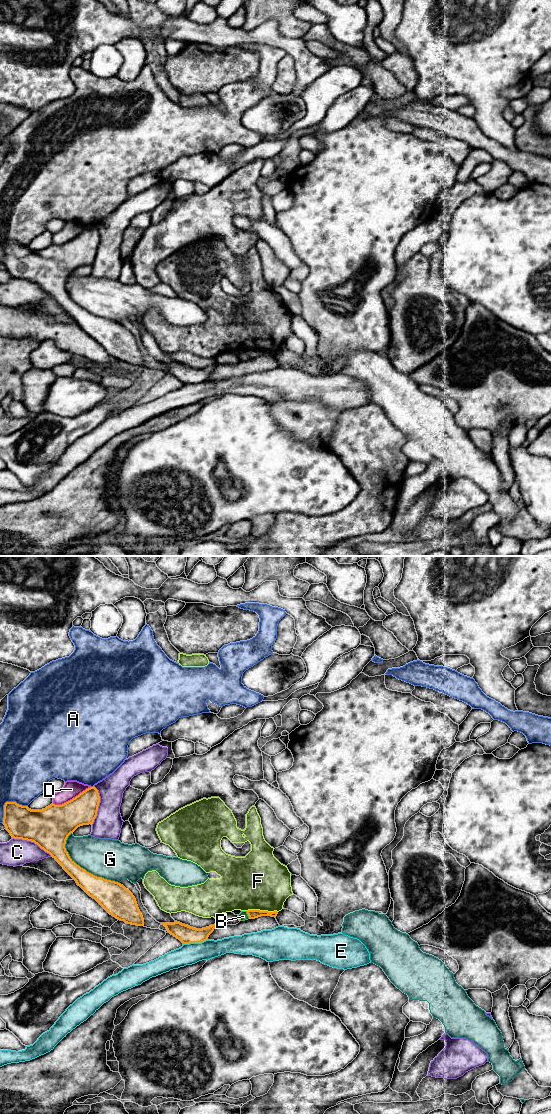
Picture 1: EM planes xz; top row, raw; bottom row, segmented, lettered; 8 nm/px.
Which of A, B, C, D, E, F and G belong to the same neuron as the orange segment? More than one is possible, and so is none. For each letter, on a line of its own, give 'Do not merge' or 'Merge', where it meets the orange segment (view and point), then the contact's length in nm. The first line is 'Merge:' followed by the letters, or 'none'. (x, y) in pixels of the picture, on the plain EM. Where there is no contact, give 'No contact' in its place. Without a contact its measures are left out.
Merge: none
A: Do not merge. Touches orange at xz (6, 242). Shared border 240 nm
B: Do not merge. Touches orange at xz (248, 355). Shared border 70 nm
C: Do not merge. Touches orange at xz (32, 281). Shared border 340 nm
D: Do not merge. Touches orange at xz (72, 239). Shared border 340 nm
E: Do not merge. Touches orange at xz (195, 382). Shared border 200 nm
F: Do not merge. Touches orange at xz (262, 351). Shared border 240 nm
G: Do not merge. Touches orange at xz (84, 309). Shared border 550 nm

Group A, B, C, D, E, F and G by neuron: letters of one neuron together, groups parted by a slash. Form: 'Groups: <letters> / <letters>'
Groups: A / B D / C / E / F / G

